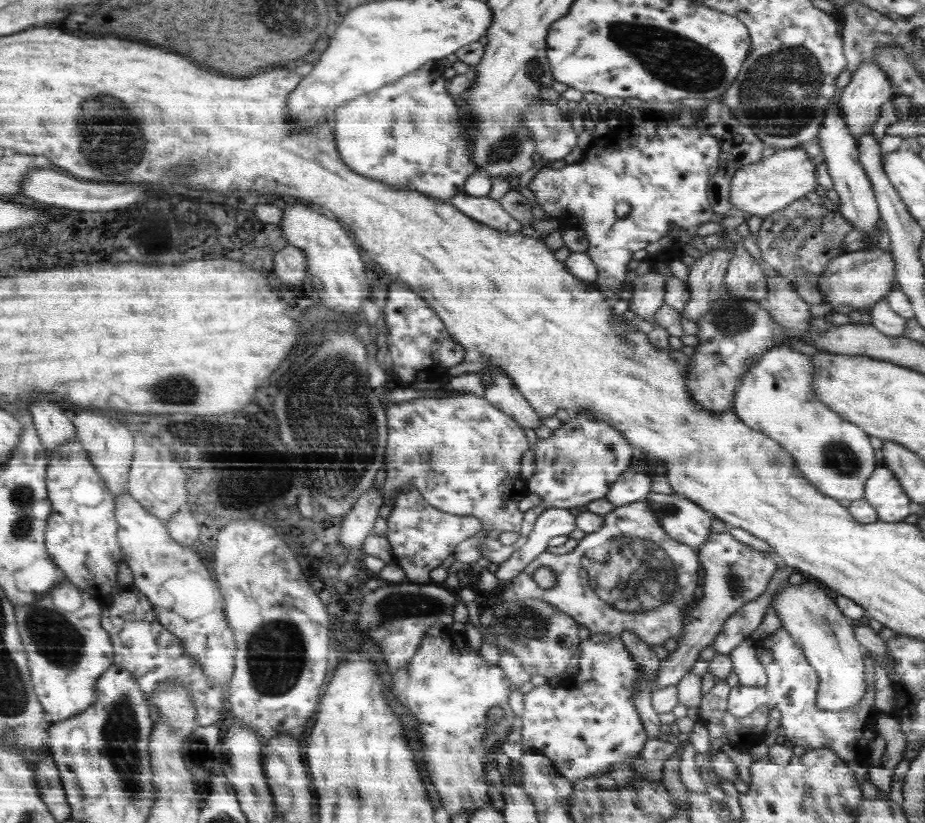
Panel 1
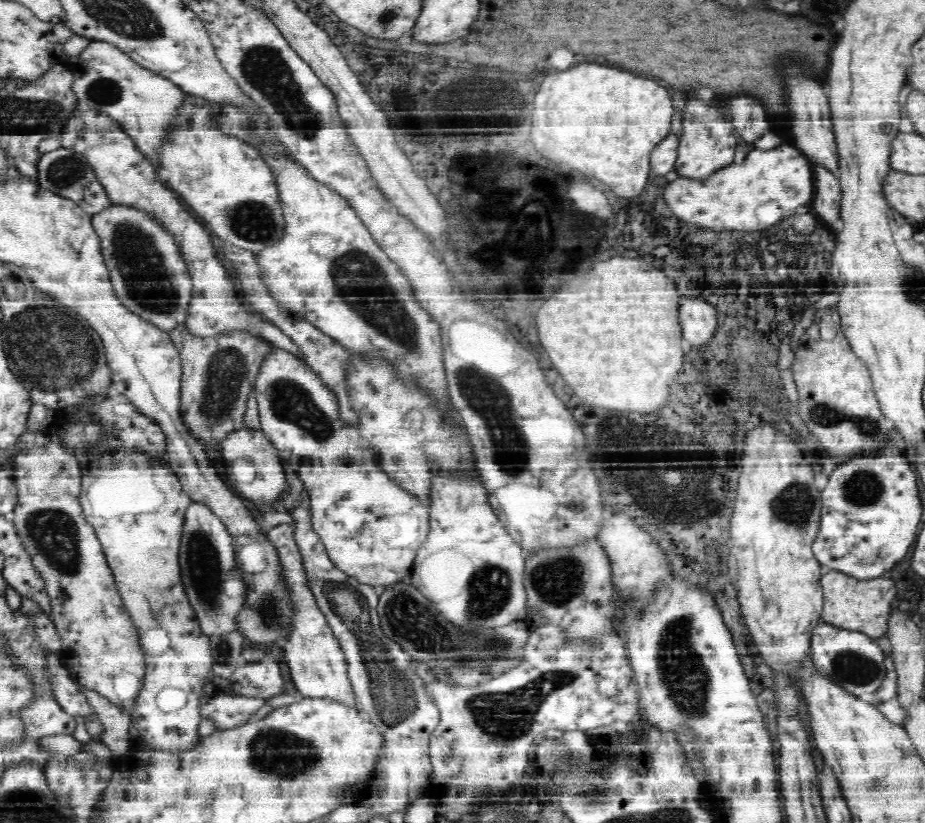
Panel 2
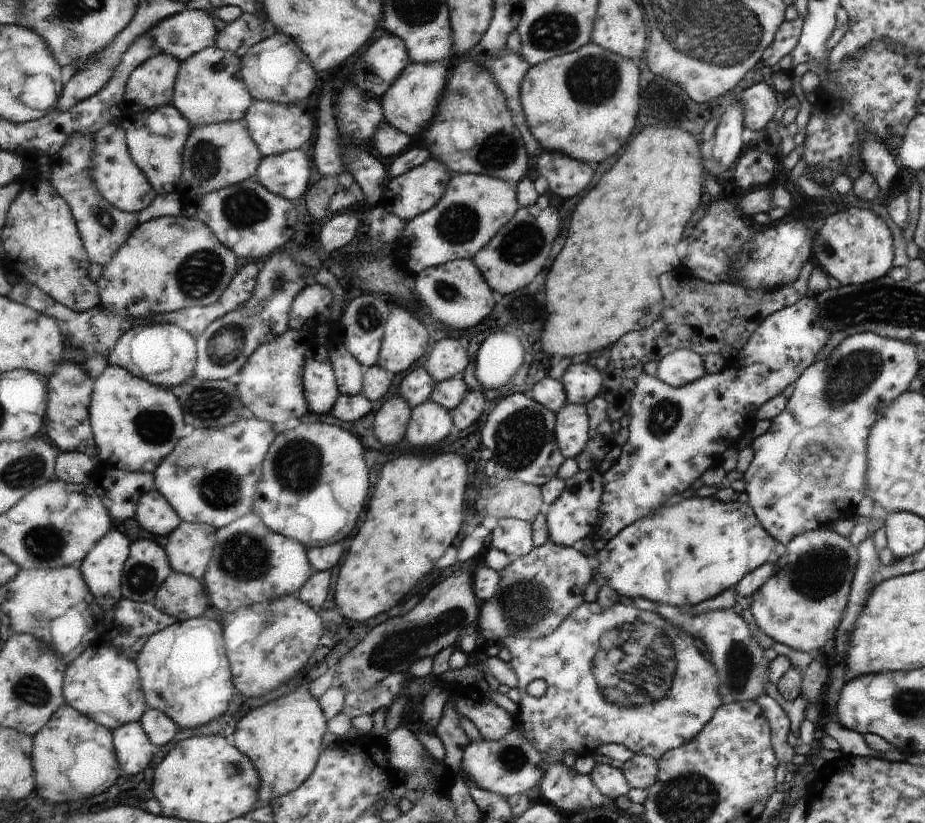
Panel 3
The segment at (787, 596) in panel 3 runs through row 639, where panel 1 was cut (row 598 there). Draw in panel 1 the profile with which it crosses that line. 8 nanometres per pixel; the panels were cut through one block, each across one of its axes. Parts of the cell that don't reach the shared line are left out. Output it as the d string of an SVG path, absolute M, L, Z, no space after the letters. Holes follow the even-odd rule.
M805 580L799 586L787 582L785 588L771 598L769 606L773 608L777 622L781 622L781 628L789 632L793 642L805 654L807 662L817 672L817 710L847 710L857 704L867 688L863 664L865 648L855 638L851 618L847 618L835 604L835 600L825 594L825 586L815 580Z

